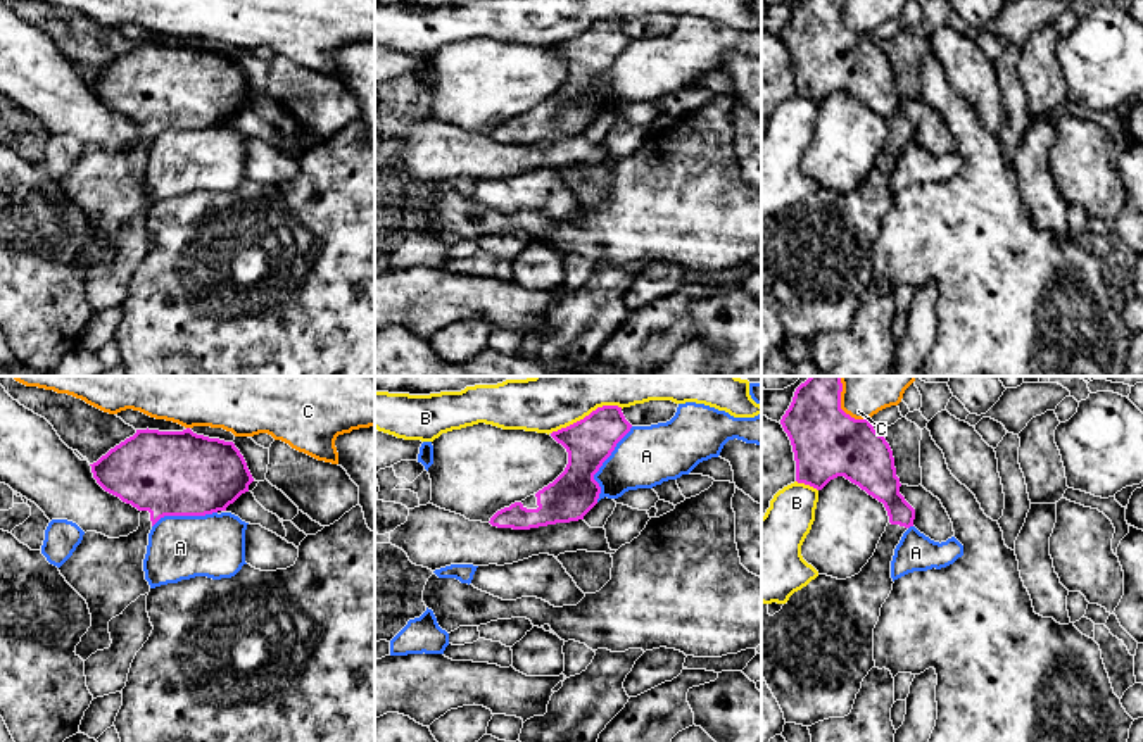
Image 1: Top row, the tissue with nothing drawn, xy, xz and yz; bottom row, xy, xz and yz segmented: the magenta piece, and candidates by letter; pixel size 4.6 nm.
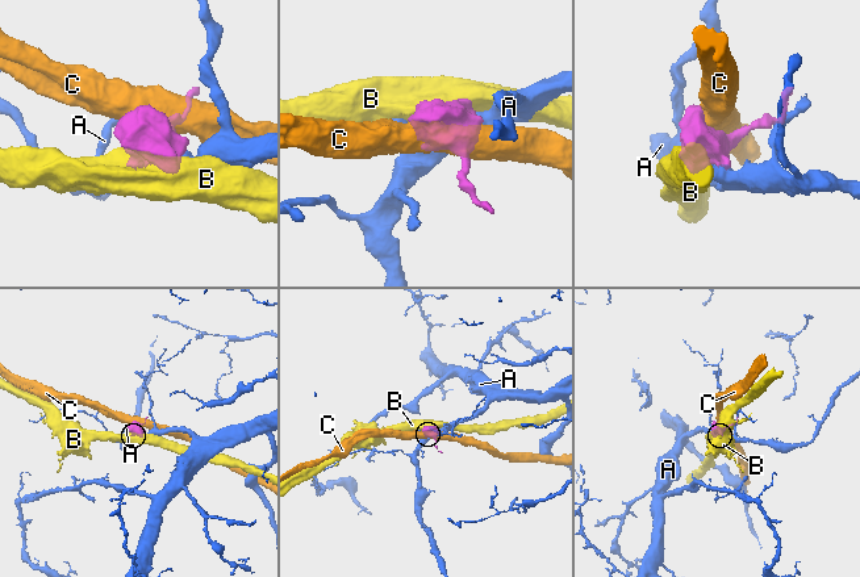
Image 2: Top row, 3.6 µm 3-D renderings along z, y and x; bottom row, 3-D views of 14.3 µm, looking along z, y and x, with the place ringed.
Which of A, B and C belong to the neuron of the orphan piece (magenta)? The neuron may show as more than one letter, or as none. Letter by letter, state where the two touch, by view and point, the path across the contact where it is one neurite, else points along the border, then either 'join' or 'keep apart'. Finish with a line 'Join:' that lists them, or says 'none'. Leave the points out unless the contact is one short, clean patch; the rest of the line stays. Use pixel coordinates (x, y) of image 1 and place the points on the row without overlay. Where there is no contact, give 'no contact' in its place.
A: meets magenta in xz at (601, 78); keep apart
B: meets magenta in xz at (586, 30); keep apart
C: meets magenta in yz at (843, 25); border along yz (841, 0), (841, 21), (855, 31), (867, 33); keep apart
Join: none

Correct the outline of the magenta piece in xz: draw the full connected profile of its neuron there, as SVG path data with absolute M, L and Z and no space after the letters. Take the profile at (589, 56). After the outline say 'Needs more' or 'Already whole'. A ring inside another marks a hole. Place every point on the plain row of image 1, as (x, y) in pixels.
M603 19L553 45L551 50L568 66L565 85L537 107L497 124L489 136L497 141L530 143L584 133L601 107L594 88L630 41L622 21Z. Needs more

